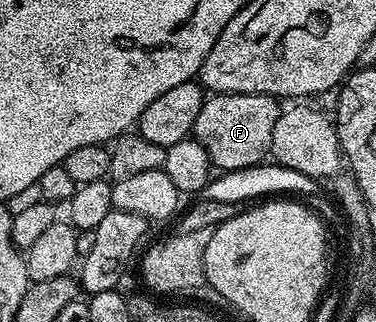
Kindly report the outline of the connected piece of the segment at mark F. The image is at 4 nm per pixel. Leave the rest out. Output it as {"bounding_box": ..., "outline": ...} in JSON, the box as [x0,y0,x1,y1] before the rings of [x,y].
{"bounding_box":[192,94,281,171],"outline":[[[212,94],[205,97],[198,120],[192,125],[192,134],[206,148],[217,171],[259,166],[269,153],[274,124],[278,123],[281,111],[281,103],[265,94]]]}

